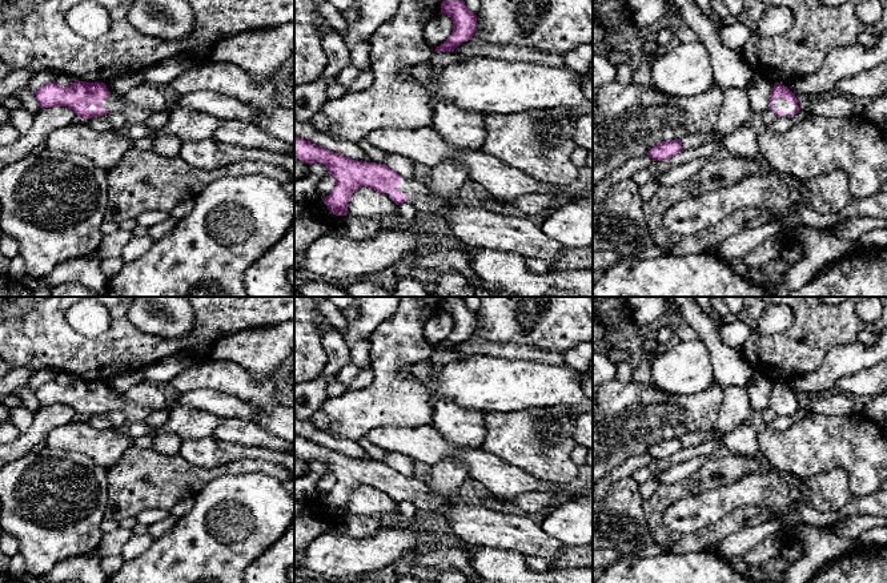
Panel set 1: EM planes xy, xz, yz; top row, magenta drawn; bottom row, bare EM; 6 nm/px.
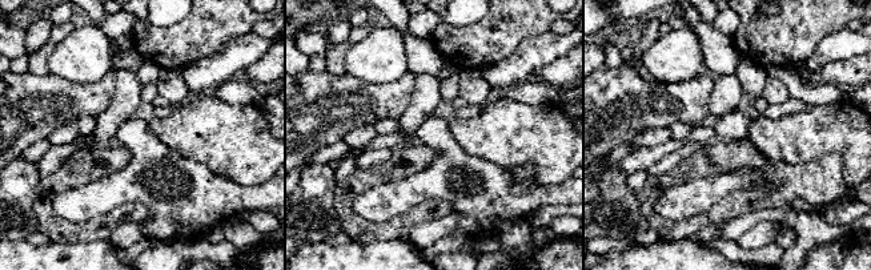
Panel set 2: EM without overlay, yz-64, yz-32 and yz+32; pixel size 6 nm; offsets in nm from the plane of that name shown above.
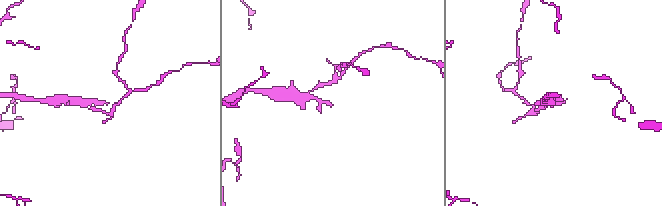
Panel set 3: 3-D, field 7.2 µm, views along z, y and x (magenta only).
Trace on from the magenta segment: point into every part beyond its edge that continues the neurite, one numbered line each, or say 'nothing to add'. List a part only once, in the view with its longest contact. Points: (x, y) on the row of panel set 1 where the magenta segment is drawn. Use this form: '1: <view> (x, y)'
1: yz (781, 104)

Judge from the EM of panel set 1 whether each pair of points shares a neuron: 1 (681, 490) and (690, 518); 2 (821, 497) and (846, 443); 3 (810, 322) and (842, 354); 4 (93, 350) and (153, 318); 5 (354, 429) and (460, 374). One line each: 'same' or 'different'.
1: different
2: different
3: different
4: different
5: different

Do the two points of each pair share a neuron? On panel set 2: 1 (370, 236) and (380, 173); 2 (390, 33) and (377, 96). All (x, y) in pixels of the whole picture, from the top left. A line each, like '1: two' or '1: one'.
1: one
2: two

